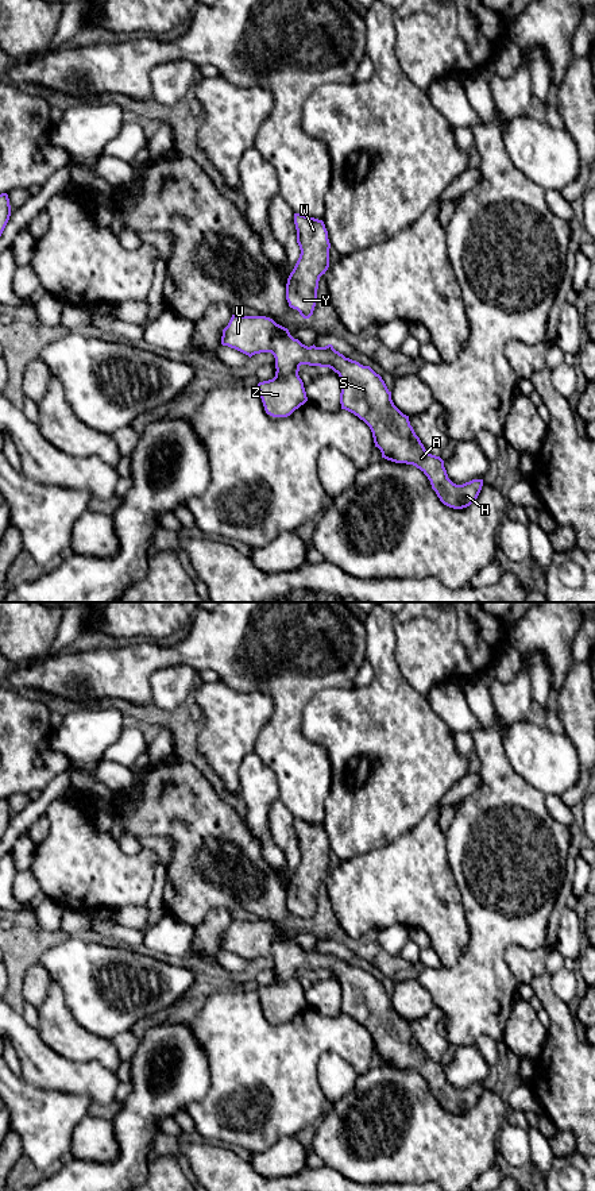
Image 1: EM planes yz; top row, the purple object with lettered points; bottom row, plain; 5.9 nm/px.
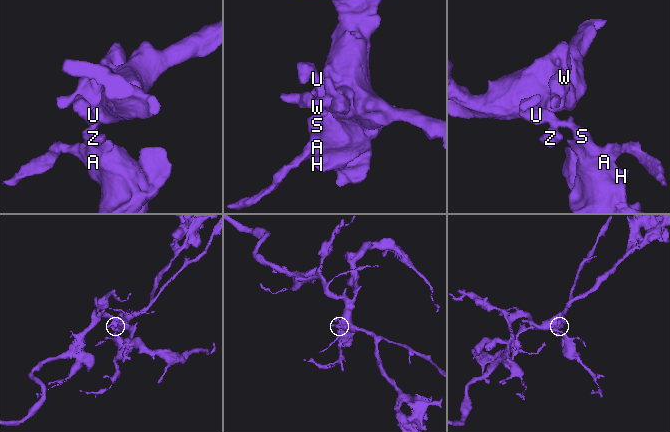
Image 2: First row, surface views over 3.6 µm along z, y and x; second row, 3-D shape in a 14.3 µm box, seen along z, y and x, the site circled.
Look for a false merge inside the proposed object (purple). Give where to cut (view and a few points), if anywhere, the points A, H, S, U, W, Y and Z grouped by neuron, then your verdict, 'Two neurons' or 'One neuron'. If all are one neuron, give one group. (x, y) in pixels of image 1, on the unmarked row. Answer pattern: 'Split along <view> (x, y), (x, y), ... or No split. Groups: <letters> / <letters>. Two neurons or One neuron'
No split. Groups: A H S U W Y Z. One neuron

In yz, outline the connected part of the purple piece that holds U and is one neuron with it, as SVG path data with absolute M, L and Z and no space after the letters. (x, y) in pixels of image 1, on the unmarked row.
M232 920L223 934L221 949L250 963L260 957L274 960L275 982L258 988L267 1020L287 1022L308 1006L298 980L301 970L329 972L341 986L341 1014L353 1018L370 1032L382 1063L420 1074L440 1106L449 1113L463 1114L478 1103L483 1084L453 1088L448 1083L444 1065L425 1055L409 1021L394 1010L391 997L370 971L345 963L332 949L308 952L294 944L287 933L266 921Z

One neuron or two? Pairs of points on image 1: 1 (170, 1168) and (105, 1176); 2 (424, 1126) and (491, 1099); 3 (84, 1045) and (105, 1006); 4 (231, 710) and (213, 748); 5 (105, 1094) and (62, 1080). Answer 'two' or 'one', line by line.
1: two
2: one
3: two
4: one
5: one

